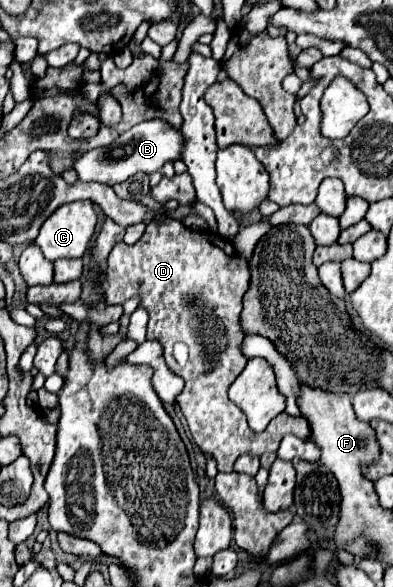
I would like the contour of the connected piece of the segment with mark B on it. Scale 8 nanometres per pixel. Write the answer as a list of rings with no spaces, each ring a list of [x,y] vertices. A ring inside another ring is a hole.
[[[153,118],[153,120],[145,120],[145,122],[129,128],[109,146],[95,148],[95,150],[81,154],[75,160],[75,170],[77,170],[81,182],[103,182],[103,184],[113,186],[113,184],[119,184],[119,182],[131,178],[135,172],[151,174],[151,172],[161,170],[165,162],[179,160],[183,146],[185,146],[185,136],[181,134],[181,130],[175,130],[165,120]]]

